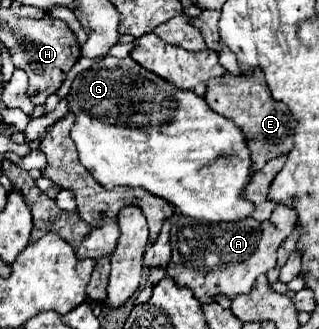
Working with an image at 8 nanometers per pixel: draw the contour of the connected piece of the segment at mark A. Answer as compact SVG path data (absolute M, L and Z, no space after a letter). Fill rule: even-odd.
M277 205L265 223L207 223L177 213L171 219L173 257L167 265L167 275L175 279L179 287L191 289L201 305L217 301L219 295L233 299L235 295L249 293L255 279L275 267L277 249L293 231L295 221L297 217L293 217L293 211L285 209L285 205Z

